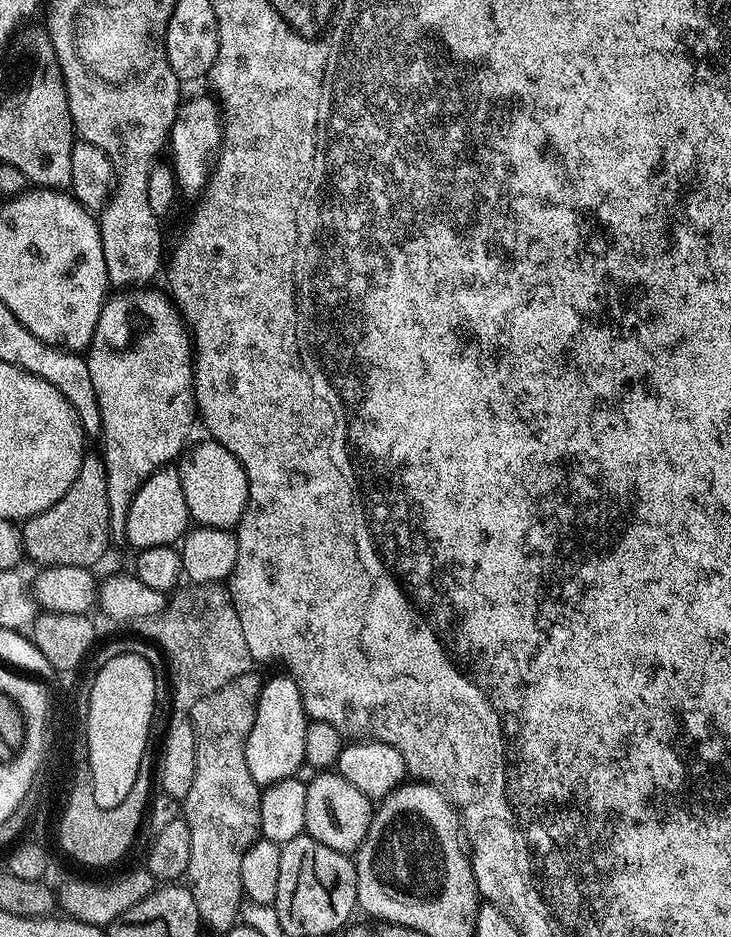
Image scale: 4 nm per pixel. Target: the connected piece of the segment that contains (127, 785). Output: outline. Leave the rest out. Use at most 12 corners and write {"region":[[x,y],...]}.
{"region":[[122,653],[94,678],[87,752],[98,806],[134,791],[155,670]]}

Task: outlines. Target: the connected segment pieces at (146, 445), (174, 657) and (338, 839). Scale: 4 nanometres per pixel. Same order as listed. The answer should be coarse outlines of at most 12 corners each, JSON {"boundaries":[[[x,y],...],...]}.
{"boundaries":[[[152,286],[86,349],[110,526],[197,423],[194,340]],[[190,584],[130,622],[166,657],[171,709],[254,664],[227,587]],[[335,770],[307,781],[304,832],[359,852],[373,801]]]}

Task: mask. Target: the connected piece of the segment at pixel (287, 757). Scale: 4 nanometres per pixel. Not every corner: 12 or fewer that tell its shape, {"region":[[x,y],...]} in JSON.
{"region":[[292,677],[263,681],[246,766],[261,786],[305,767],[310,723]]}

